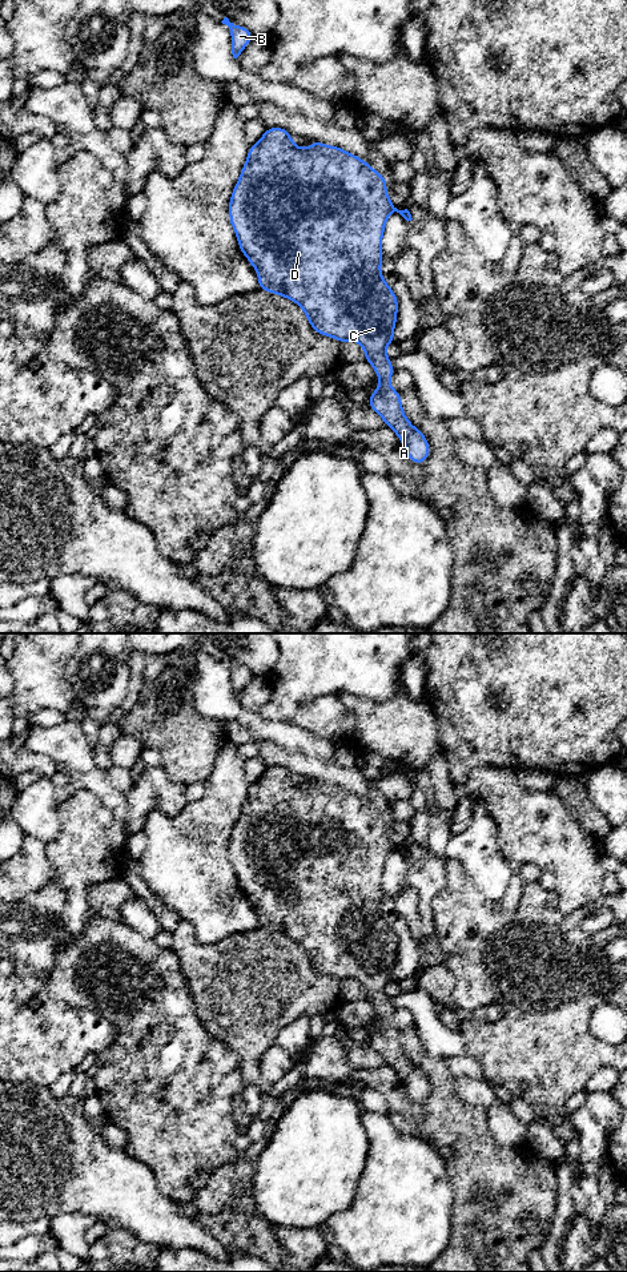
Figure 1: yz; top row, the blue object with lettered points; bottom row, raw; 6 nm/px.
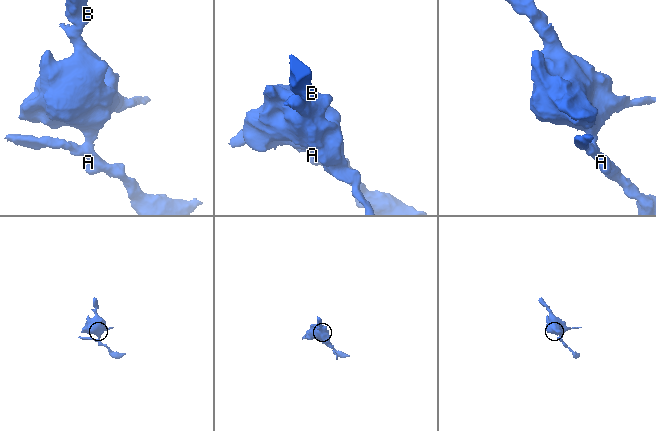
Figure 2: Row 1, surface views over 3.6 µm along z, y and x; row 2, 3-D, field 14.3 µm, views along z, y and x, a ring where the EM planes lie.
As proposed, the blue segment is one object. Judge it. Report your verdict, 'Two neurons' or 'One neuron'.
One neuron

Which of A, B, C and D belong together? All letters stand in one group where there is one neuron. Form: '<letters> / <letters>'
A B C D

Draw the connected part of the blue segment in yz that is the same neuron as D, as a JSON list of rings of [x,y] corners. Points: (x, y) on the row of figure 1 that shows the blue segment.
[[[266,128],[258,142],[249,146],[248,158],[229,201],[229,220],[237,236],[238,247],[258,274],[258,289],[278,294],[296,302],[306,314],[315,333],[362,345],[365,359],[373,366],[379,387],[370,394],[369,407],[375,411],[399,438],[407,458],[417,464],[430,455],[430,444],[423,432],[405,416],[401,393],[389,381],[394,374],[386,347],[394,342],[398,298],[383,279],[382,237],[390,213],[399,213],[411,221],[407,209],[398,210],[390,201],[386,176],[374,170],[369,162],[338,146],[312,141],[308,149],[292,141],[284,128]]]

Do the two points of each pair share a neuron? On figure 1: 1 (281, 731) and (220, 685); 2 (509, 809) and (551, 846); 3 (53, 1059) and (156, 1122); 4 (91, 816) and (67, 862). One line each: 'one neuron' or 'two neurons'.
1: one neuron
2: one neuron
3: two neurons
4: one neuron

